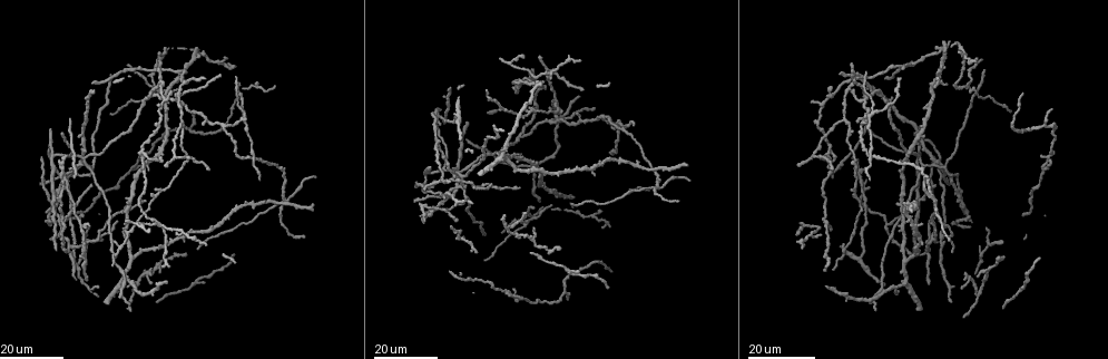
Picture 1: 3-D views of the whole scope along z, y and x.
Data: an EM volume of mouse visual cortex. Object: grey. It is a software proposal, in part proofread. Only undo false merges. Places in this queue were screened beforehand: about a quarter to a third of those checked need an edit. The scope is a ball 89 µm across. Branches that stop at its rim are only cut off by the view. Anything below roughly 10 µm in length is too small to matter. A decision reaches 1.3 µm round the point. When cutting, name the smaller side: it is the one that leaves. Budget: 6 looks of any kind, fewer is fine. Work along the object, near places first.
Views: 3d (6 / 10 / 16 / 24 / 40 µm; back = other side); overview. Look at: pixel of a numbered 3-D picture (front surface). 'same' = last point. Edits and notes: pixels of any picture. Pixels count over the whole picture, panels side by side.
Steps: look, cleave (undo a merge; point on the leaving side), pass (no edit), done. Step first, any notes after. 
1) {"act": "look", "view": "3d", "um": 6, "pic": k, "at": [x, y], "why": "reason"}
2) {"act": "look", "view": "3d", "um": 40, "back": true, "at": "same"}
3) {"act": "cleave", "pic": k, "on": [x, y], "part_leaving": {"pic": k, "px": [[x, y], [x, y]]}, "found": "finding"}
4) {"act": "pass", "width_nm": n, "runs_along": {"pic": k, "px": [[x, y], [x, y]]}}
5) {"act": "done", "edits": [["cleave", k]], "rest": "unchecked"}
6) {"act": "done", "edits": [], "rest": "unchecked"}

{"act": "look", "view": "3d", "um": 16, "pic": 1, "at": [82, 157], "why": "arms part here"}

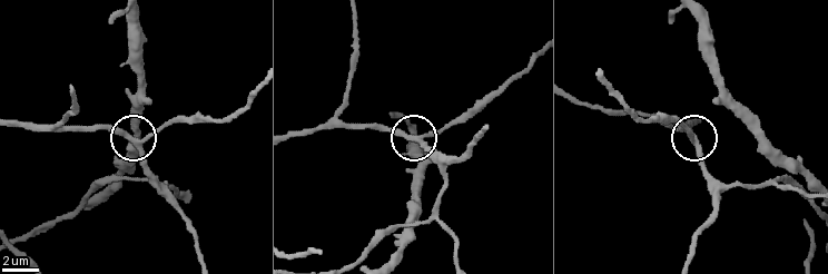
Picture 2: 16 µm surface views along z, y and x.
{"act": "look", "view": "3d", "um": 6, "pic": 2, "at": [417, 138]}

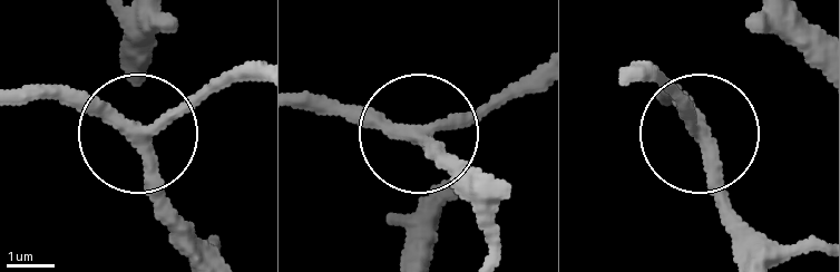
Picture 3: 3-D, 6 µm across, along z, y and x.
{"act": "look", "view": "3d", "um": 6, "back": true, "pic": 3, "at": [141, 126]}

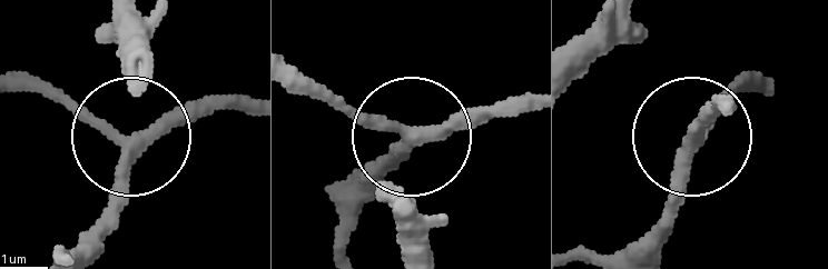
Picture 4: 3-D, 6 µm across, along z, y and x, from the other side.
{"act": "pass", "arms": 3, "runs_along": {"pic": 4, "px": [[339, 185], [387, 148], [459, 120], [531, 112]]}, "found": "continuous, no second neuron"}

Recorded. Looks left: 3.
{"act": "look", "view": "3d", "um": 16, "pic": 1, "at": [831, 149], "why": "four or more arms meet"}

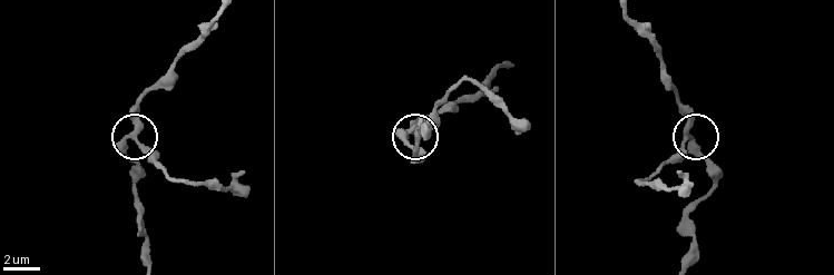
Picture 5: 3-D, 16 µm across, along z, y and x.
{"act": "look", "view": "3d", "um": 6, "pic": 5, "at": [689, 138]}

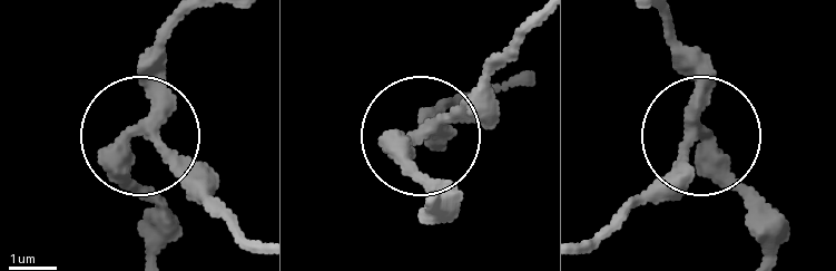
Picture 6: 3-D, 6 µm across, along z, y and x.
{"act": "pass", "width_nm": 300, "runs_along": {"pic": 6, "px": [[185, 21], [165, 46], [145, 129], [228, 221]]}, "found": "continuous, no second neuron"}

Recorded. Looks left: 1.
{"act": "done", "edits": [], "rest": "unchecked"}

